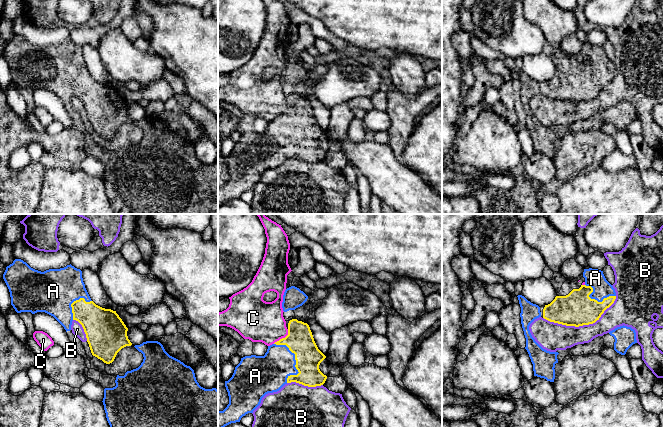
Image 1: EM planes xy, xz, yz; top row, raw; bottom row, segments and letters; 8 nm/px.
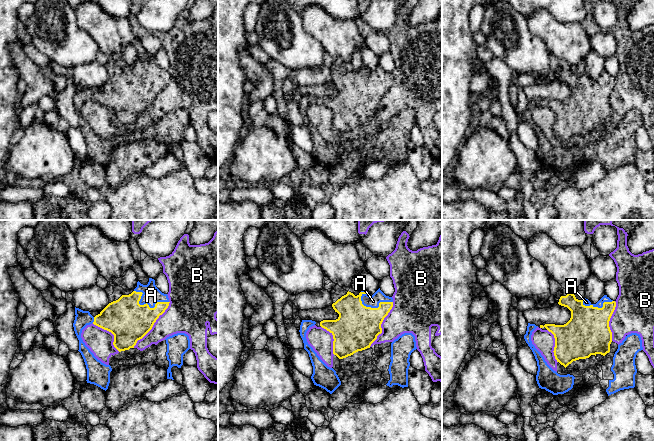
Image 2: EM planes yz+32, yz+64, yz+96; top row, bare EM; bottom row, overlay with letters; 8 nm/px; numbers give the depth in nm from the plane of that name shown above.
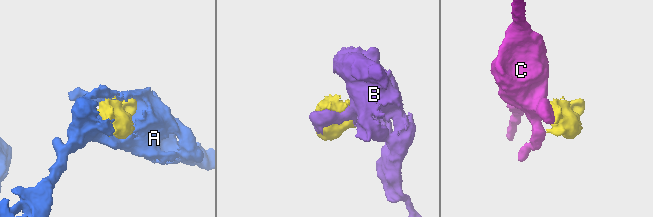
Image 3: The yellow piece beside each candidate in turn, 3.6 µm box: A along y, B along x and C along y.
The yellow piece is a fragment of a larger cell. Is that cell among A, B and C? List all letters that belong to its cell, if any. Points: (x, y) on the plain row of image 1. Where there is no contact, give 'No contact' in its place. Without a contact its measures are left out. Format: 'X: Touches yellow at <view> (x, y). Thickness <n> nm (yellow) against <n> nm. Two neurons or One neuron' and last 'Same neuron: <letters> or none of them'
A: Touches yellow at xz (296, 137). Thickness 220 nm (yellow) against 300 nm. One neuron
B: Touches yellow at yz (581, 101). Thickness 280 nm (yellow) against 220 nm. Two neurons
C: Touches yellow at xz (282, 114). Thickness 220 nm (yellow) against 340 nm. Two neurons
Same neuron: A

